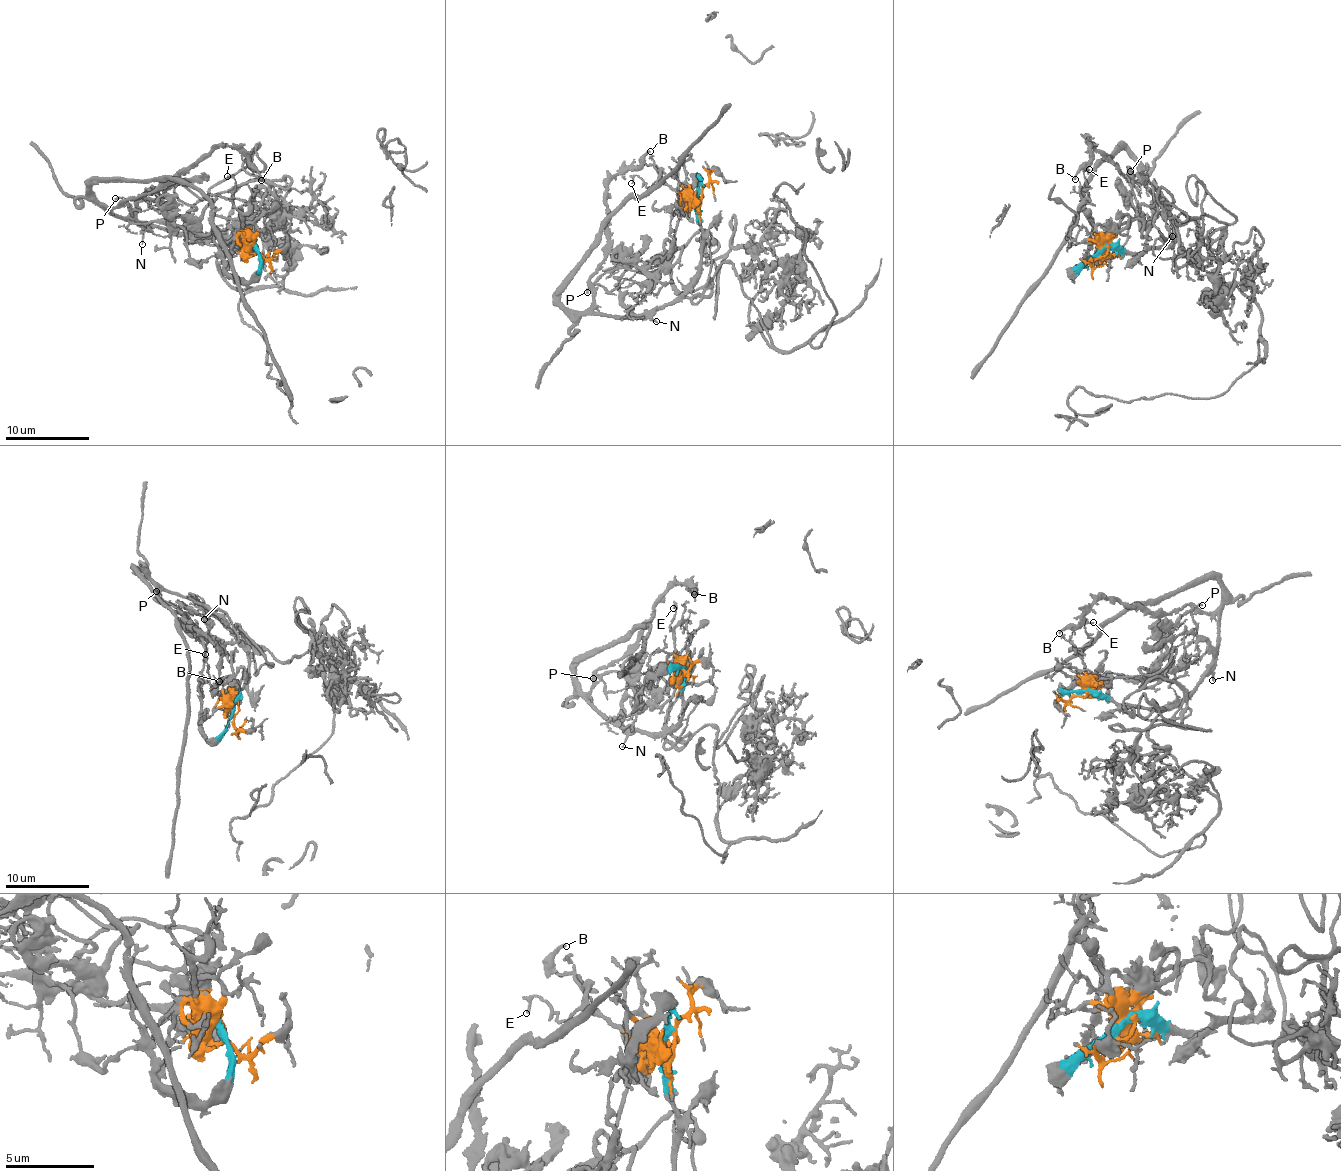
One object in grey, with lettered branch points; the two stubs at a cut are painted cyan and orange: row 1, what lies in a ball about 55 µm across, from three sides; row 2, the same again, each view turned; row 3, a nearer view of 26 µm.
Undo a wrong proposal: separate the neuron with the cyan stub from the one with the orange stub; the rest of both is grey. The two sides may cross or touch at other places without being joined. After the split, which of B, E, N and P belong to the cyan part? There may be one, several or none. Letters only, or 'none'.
B, N

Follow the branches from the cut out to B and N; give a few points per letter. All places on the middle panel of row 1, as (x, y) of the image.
B: (700, 193), (702, 263), (680, 296), (631, 317), (597, 308), (590, 283), (607, 243), (611, 180), (651, 151)
N: (700, 193), (696, 212), (702, 231), (700, 269), (680, 296), (654, 311), (652, 318), (655, 321)

